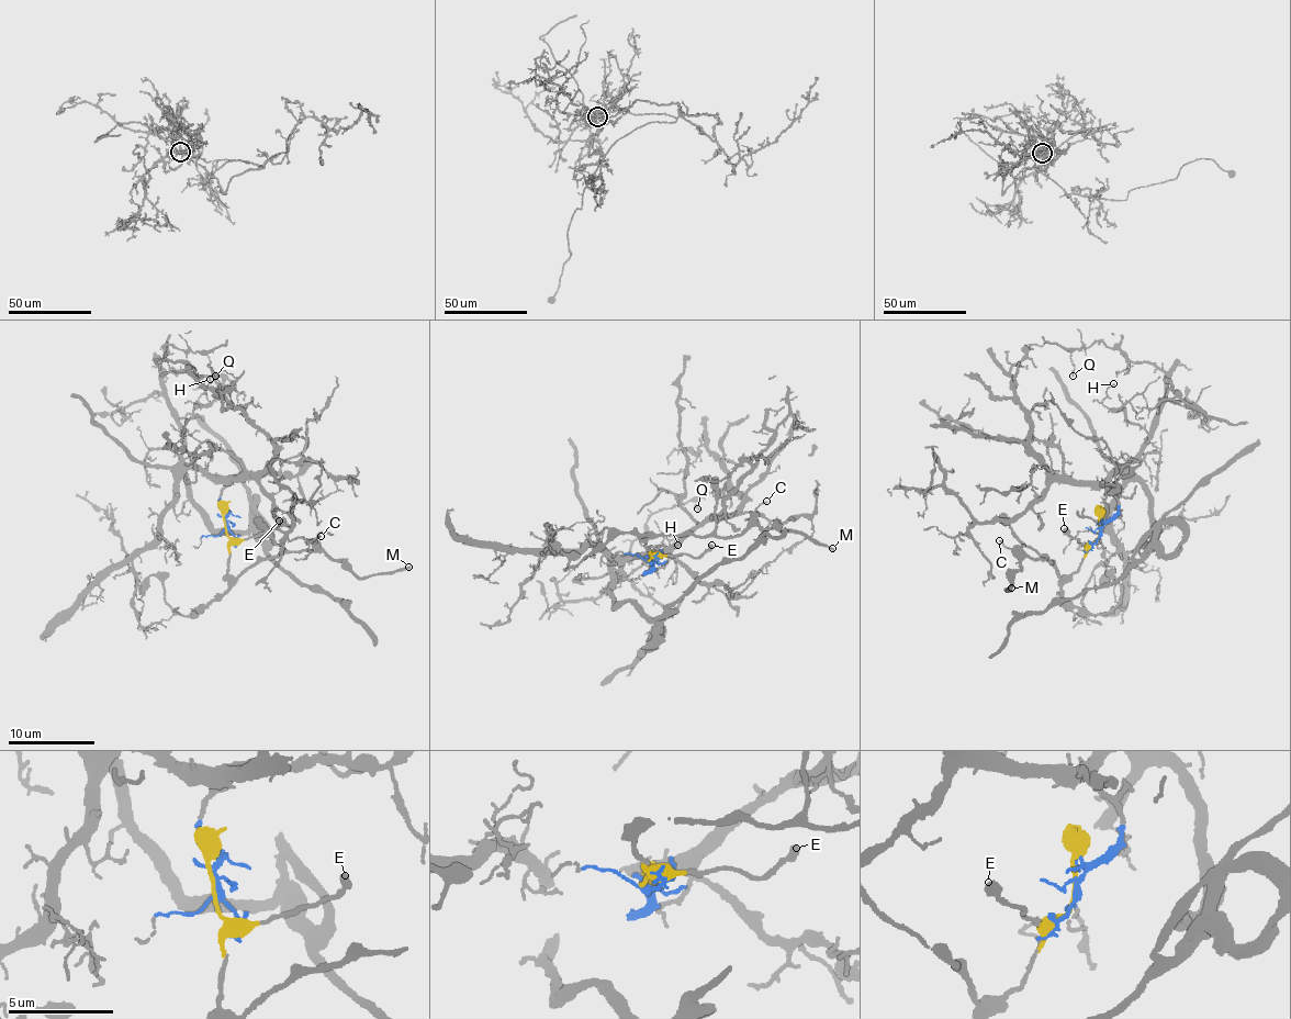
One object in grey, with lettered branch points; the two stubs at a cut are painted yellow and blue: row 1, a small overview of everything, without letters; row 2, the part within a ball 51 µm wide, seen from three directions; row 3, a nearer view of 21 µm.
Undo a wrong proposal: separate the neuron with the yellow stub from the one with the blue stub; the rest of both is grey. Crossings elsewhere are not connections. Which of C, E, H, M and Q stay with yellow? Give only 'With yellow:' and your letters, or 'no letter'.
With yellow: C, E, M

